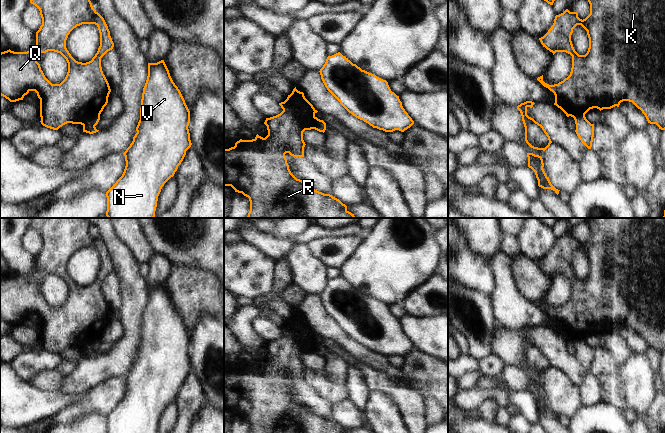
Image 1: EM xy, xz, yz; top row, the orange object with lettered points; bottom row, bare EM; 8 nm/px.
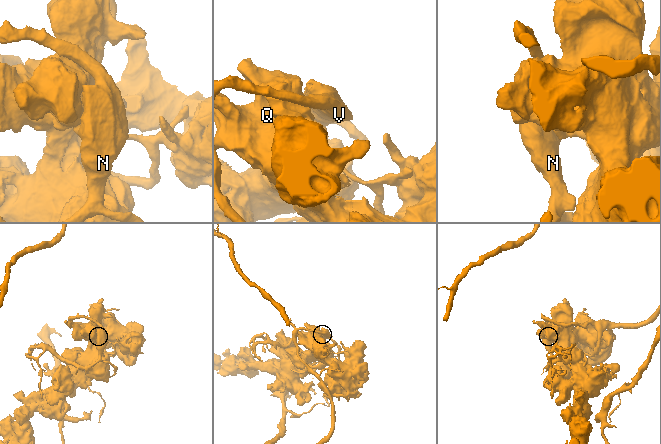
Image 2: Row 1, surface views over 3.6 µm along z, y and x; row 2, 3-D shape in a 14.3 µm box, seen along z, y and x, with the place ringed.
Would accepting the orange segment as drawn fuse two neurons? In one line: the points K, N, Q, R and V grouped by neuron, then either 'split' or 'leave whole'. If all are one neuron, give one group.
K Q R / N V; split

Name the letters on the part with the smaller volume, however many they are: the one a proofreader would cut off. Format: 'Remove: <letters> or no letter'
Remove: N, V

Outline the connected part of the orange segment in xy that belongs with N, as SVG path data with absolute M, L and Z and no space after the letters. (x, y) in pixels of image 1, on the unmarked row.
M164 284L148 287L137 357L123 377L126 390L122 400L106 416L107 433L156 433L162 411L174 400L192 369L189 347L190 335Z

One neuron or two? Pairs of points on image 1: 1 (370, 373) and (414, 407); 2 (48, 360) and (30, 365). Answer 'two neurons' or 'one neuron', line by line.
1: one neuron
2: one neuron

